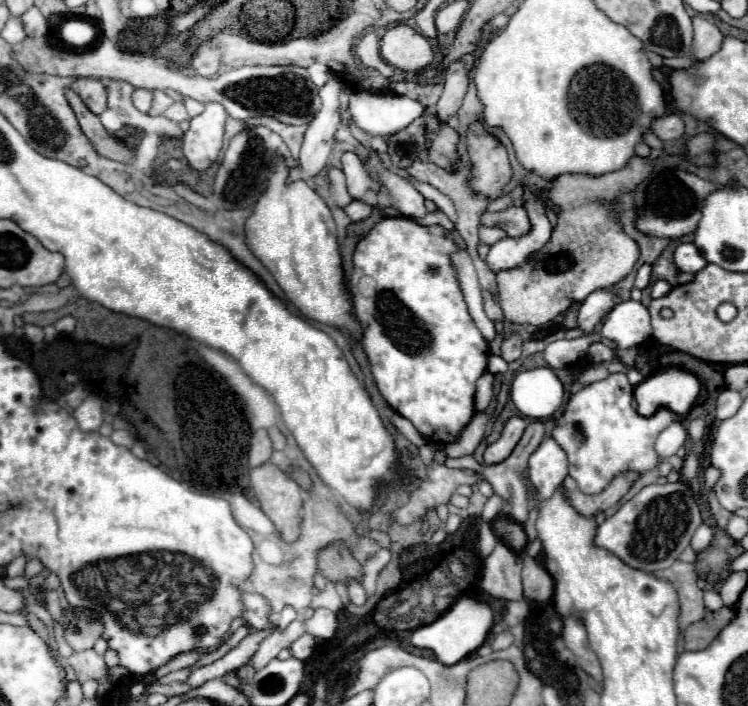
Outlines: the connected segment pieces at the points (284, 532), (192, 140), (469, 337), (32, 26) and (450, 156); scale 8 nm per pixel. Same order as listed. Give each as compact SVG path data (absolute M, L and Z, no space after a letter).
M270 462L258 466L250 472L250 484L252 484L252 492L254 492L256 500L260 502L260 508L272 520L272 524L280 532L282 540L296 542L302 536L302 518L300 518L302 490L300 490L300 486L292 478L288 478L288 474L284 474L280 468L276 468Z
M206 104L206 110L190 120L188 132L182 136L184 156L194 170L206 170L222 148L226 110L220 104Z
M382 218L356 246L356 252L354 252L354 274L350 278L350 290L354 292L352 294L352 300L354 300L354 312L356 312L356 318L362 326L362 346L364 346L364 352L368 356L368 362L370 362L370 370L372 370L372 376L376 380L376 386L380 390L380 394L384 396L384 400L400 414L404 416L406 420L410 420L414 424L414 428L432 444L450 444L454 440L458 440L458 436L462 434L462 430L468 426L468 422L472 420L474 416L474 392L476 392L476 380L486 372L486 364L488 364L488 342L482 338L482 334L478 332L478 328L474 326L470 314L468 314L468 308L466 308L466 302L464 302L464 296L462 296L462 290L458 286L458 280L456 280L456 272L452 268L452 262L450 262L450 252L454 252L456 244L448 238L448 234L440 228L440 226L418 226L414 224L412 220L408 218Z
M32 6L26 14L20 16L22 18L22 24L24 24L24 30L26 30L26 36L32 36L32 38L38 38L38 36L44 36L48 32L48 20L42 16L42 12Z
M426 116L426 124L428 124L428 136L430 136L430 148L428 148L430 162L434 162L436 166L448 172L456 170L456 162L460 160L456 150L458 132L452 130L448 124L436 120L434 116Z

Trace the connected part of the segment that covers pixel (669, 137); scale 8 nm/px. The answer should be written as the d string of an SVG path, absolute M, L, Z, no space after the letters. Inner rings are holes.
M668 114L668 116L662 116L658 118L654 124L652 124L652 132L662 140L662 142L672 142L672 140L678 140L684 136L684 122L678 114Z

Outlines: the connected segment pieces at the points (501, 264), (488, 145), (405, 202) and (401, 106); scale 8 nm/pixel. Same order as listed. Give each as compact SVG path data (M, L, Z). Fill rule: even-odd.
M536 192L538 202L534 204L526 204L526 212L532 224L532 230L524 236L518 238L502 238L496 244L492 244L486 262L490 264L490 268L494 272L500 272L502 268L514 268L518 264L522 264L530 254L538 252L538 248L542 248L542 244L546 244L546 240L550 238L552 232L552 224L548 222L546 214L544 214L544 202L540 198L540 192Z
M474 124L468 130L468 152L474 166L472 188L484 196L496 198L512 176L506 148L496 138L488 136L482 124Z
M368 158L366 166L374 172L378 172L382 184L388 188L390 192L390 202L394 208L398 208L404 216L408 218L424 218L428 214L426 206L424 206L424 196L404 178L392 174L392 172L386 172L384 168L380 168L378 160L376 158Z
M350 92L350 116L352 122L376 136L388 136L406 128L410 122L424 114L424 106L418 100L398 94L370 94Z

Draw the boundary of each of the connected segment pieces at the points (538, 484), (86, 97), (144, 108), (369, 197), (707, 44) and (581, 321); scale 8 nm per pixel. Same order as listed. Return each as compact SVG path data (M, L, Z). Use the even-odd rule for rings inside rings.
M544 438L528 460L528 484L534 492L534 502L550 500L568 476L568 462L554 438Z
M78 78L72 84L72 90L82 98L90 112L100 114L106 110L106 88L100 80L94 78Z
M136 88L134 90L134 106L140 110L140 112L148 112L150 106L152 106L152 96L154 96L154 90L148 90L148 88Z
M346 152L342 156L342 164L344 164L342 170L346 174L346 184L348 184L350 196L368 206L376 206L378 204L378 186L370 178L366 166L358 160L358 156L352 152Z
M694 16L694 48L692 54L698 60L708 60L712 54L716 54L722 48L724 34L718 30L718 26L710 18Z
M606 288L606 290L596 290L592 292L584 302L582 308L578 312L578 326L586 332L590 332L598 322L604 320L604 316L616 306L620 304L622 298L616 290Z

